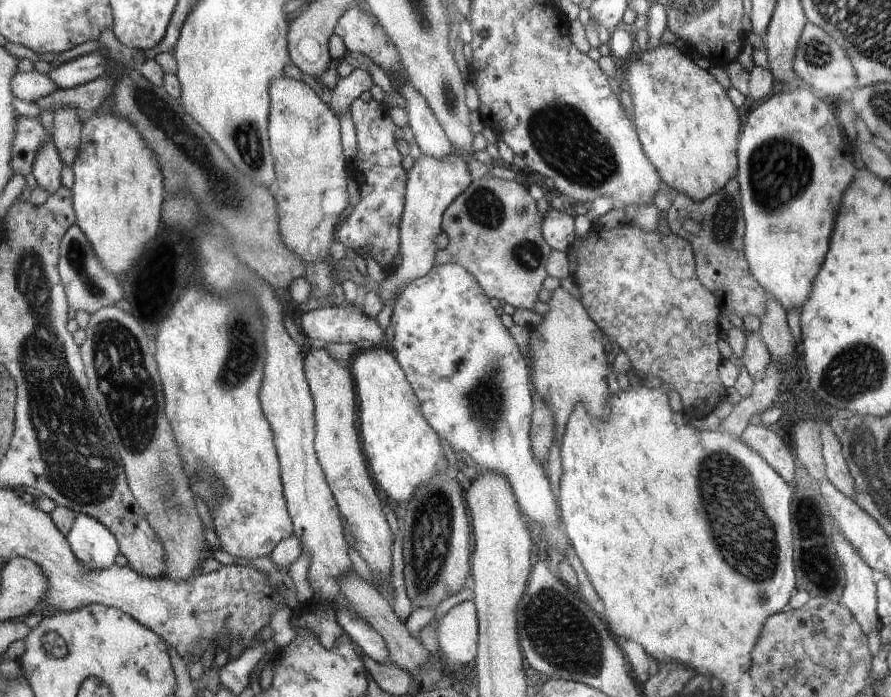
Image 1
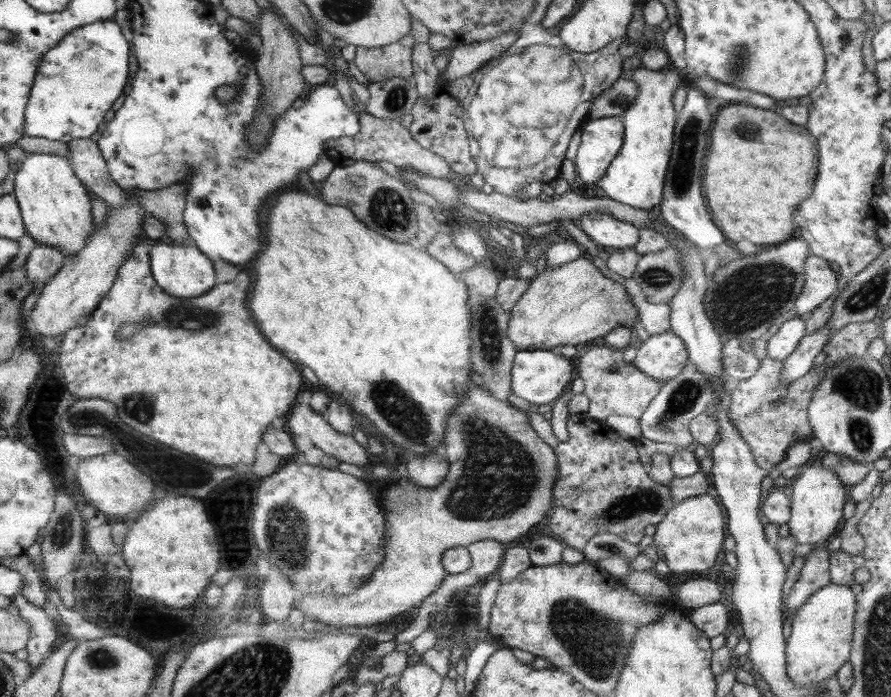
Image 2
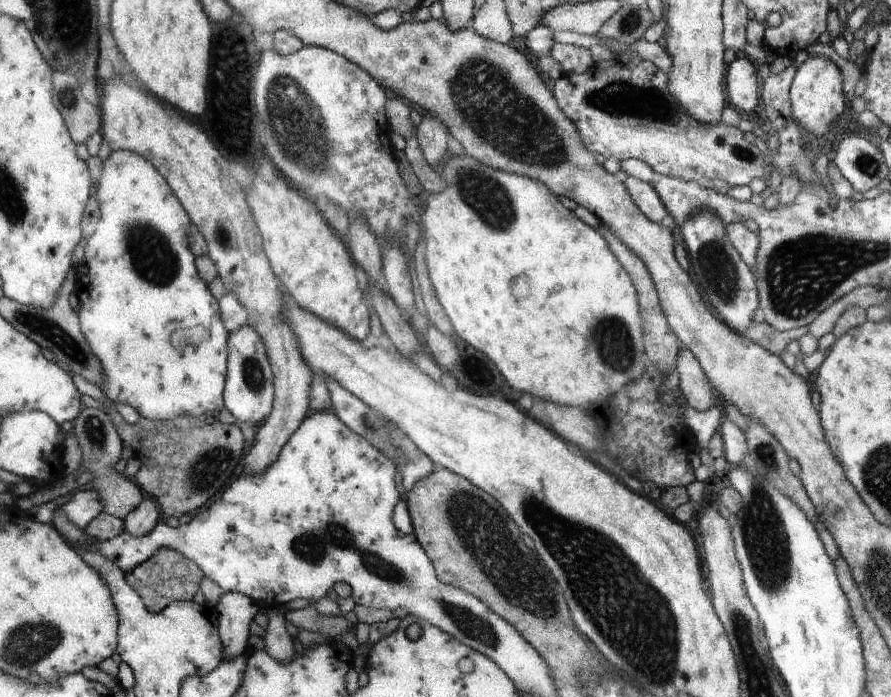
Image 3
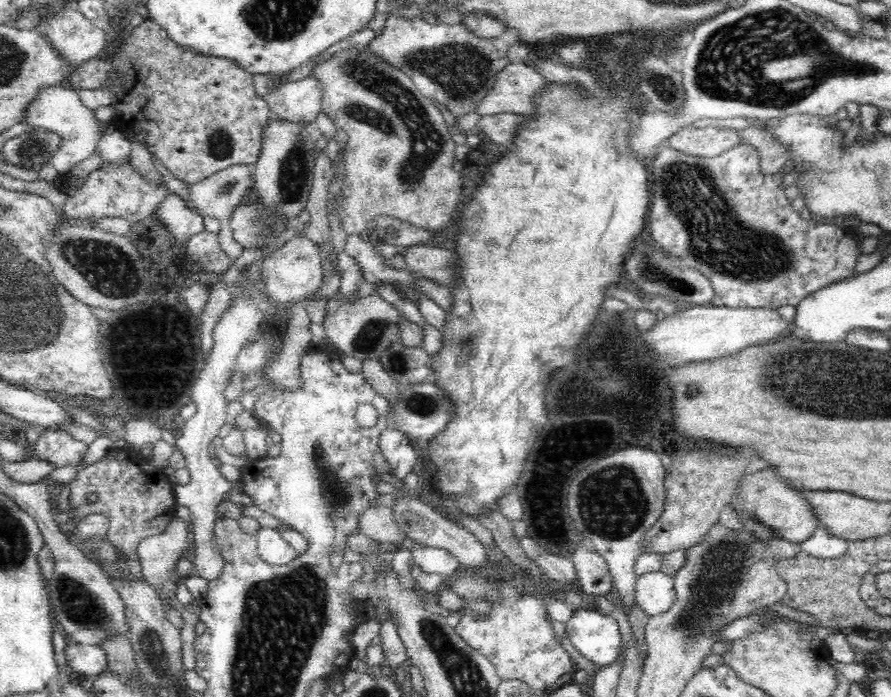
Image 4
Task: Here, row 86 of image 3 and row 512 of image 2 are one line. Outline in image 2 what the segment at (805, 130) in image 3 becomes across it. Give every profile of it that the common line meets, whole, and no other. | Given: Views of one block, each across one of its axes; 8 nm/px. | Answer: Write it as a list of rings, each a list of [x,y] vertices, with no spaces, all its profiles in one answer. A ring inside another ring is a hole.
[[[806,465],[804,471],[789,482],[787,490],[791,496],[791,517],[787,522],[790,528],[789,534],[794,537],[797,544],[815,544],[819,546],[828,543],[836,535],[836,526],[838,526],[838,522],[844,516],[842,510],[844,503],[848,499],[848,488],[840,483],[838,475],[821,466]]]

